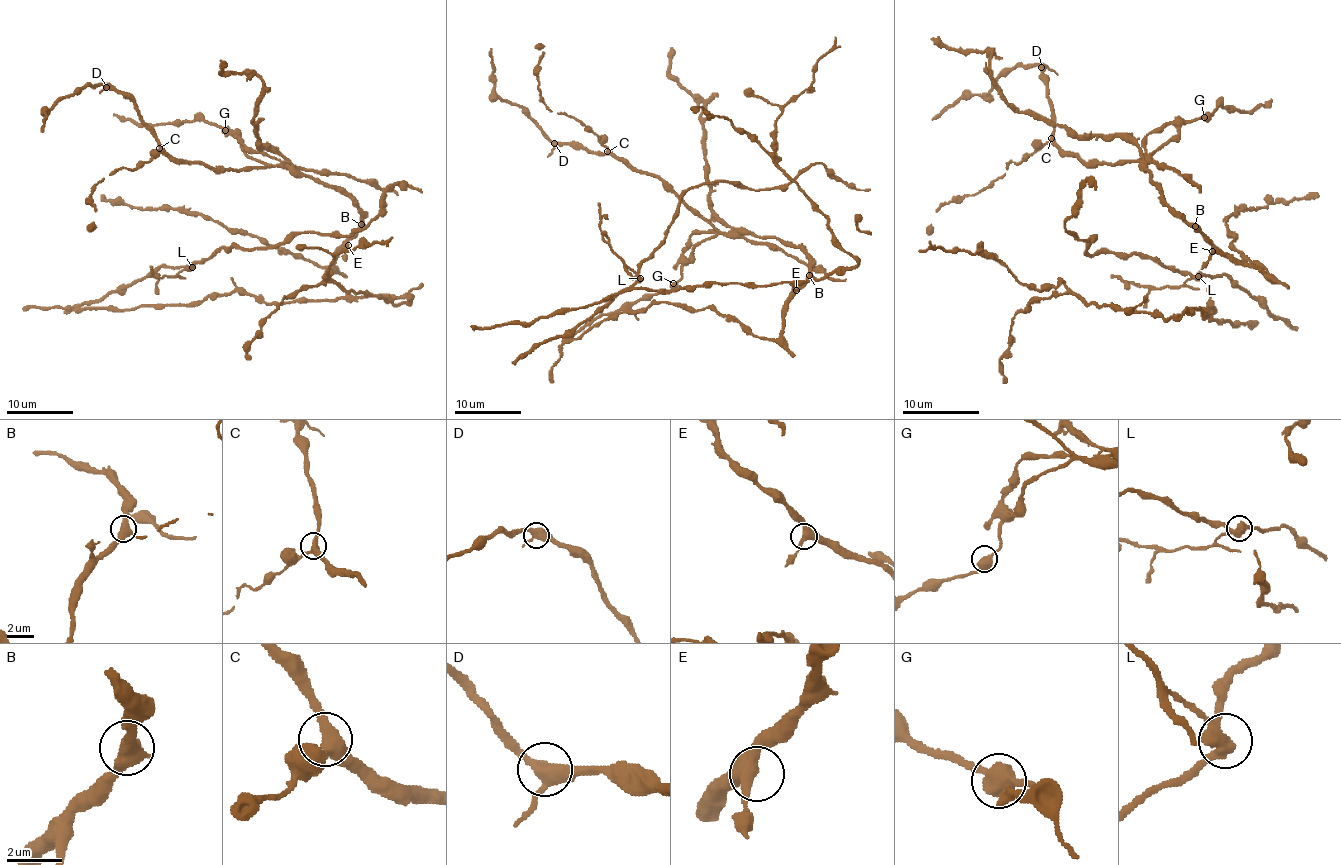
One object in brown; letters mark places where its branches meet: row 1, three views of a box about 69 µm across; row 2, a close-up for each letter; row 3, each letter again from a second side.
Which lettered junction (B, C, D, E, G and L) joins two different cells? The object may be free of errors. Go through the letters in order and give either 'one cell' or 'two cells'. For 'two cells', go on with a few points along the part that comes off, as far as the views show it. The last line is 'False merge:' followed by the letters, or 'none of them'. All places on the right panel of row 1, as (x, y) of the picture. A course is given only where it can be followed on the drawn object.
B: one cell
C: one cell
D: one cell
E: one cell
G: one cell
L: two cells | (1198, 276), (1189, 278), (1181, 286), (1151, 287), (1122, 282), (1110, 274)
False merge: L

